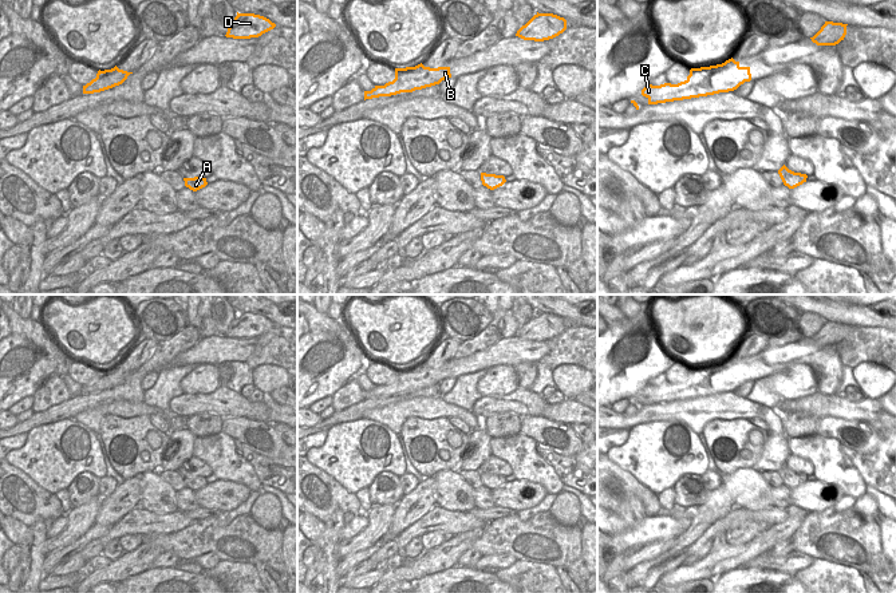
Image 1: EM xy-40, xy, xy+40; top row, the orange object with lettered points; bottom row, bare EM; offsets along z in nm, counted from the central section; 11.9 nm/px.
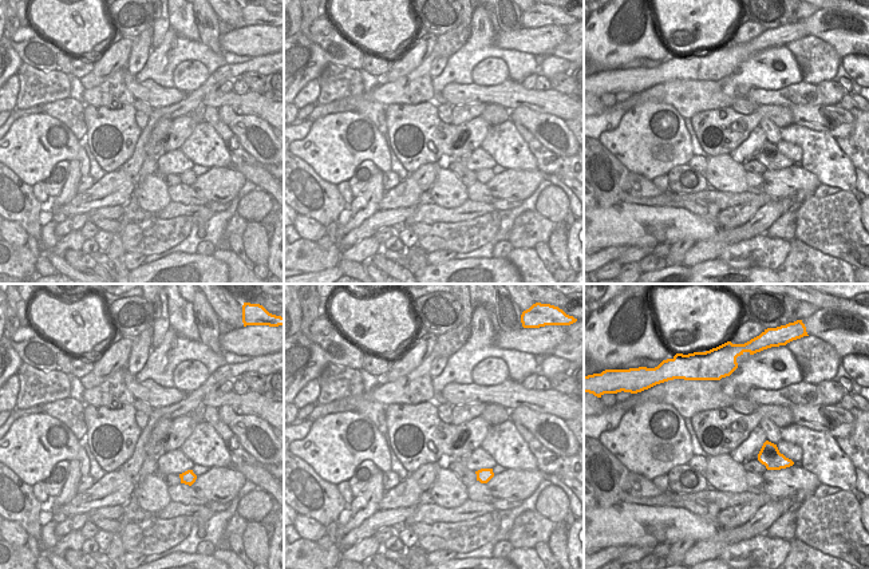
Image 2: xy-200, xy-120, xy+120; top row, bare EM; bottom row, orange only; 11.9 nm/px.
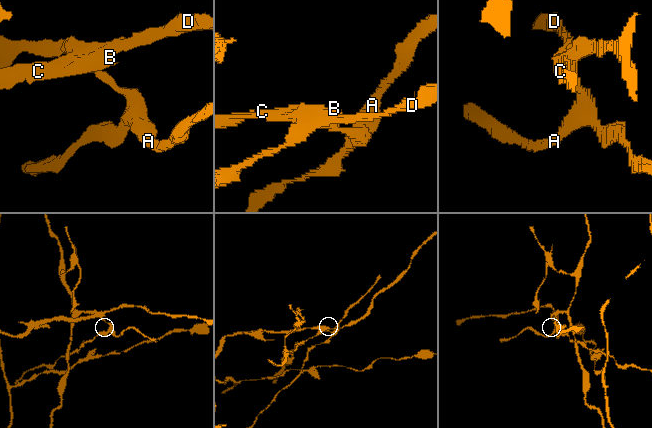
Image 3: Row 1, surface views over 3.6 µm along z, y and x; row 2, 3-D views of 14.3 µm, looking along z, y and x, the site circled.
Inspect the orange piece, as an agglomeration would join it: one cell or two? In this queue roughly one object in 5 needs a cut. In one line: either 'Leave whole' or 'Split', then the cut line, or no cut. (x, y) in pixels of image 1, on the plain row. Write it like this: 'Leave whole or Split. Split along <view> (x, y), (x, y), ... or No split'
Split. Split along xy+40 (698, 368), (706, 372), (727, 375), (735, 388)

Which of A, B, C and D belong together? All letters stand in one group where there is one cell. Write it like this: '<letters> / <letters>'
A C / B D

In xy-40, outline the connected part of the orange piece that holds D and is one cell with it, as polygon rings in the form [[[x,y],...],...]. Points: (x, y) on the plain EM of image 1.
[[[237,312],[225,336],[233,339],[258,337],[275,327],[276,324],[264,316]]]

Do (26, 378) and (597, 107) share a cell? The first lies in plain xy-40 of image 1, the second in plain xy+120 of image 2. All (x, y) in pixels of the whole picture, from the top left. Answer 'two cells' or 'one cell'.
two cells

